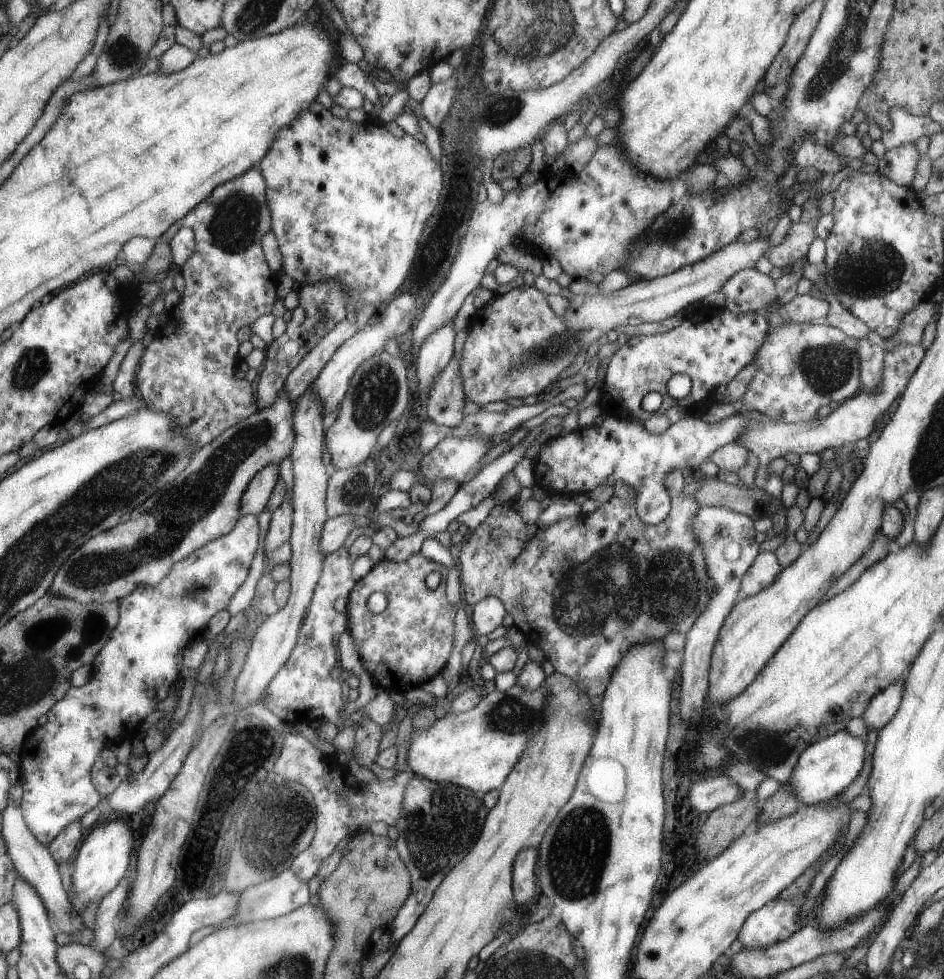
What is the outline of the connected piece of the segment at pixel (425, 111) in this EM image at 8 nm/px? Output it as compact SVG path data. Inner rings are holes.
M453 69L447 80L431 84L420 101L421 115L433 128L439 130L444 125L448 111L451 108L455 84L457 84L457 70Z

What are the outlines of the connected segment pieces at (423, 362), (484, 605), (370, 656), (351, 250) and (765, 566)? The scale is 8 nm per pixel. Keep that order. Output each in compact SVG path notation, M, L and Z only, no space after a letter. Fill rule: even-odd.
M455 316L433 330L429 336L423 338L423 344L417 350L415 360L417 377L417 396L419 401L427 400L427 392L435 380L435 376L443 371L453 355L453 341L455 331L453 321Z
M495 597L482 598L481 601L471 606L469 616L475 635L489 634L501 625L501 620L505 616L503 603Z
M419 551L399 563L391 562L384 558L379 561L373 570L356 582L355 588L350 592L347 602L348 632L353 638L353 644L358 651L364 668L378 688L400 690L405 694L411 687L420 685L427 678L439 674L443 664L447 662L451 654L451 642L453 642L453 616L455 610L445 598L445 579L448 568L445 565L435 563L423 557ZM430 572L440 574L439 584L435 589L425 586L425 576ZM375 592L383 592L389 598L389 606L381 614L373 614L367 606L369 598Z
M315 102L299 114L295 126L279 130L259 168L266 178L272 232L283 254L284 272L302 286L339 278L351 292L348 308L353 311L369 304L389 304L411 268L423 224L437 204L437 194L441 194L440 163L433 160L424 144L408 135L395 138L376 119L358 123L337 118L321 102ZM316 232L325 233L330 241L327 248L313 244Z
M759 552L754 565L743 574L739 590L740 597L749 597L759 593L763 588L771 585L782 572L773 552Z

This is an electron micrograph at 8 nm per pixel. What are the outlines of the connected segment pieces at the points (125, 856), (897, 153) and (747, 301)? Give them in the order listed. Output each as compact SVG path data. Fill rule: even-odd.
M117 816L116 819L107 819L103 820L100 823L97 823L93 828L92 831L86 836L85 840L82 842L82 845L78 849L78 853L76 854L76 859L74 860L74 868L73 872L71 874L71 902L74 908L74 911L76 913L83 912L83 910L95 910L97 908L97 904L99 904L114 888L117 888L117 885L119 882L121 882L121 879L127 874L127 868L131 866L131 856L133 856L133 850L135 850L135 834L133 834L133 830L131 830L131 826L125 822L124 819L118 819L119 817L123 816Z
M903 142L884 152L877 162L877 171L899 186L910 186L914 181L915 166L918 165L919 158L915 142Z
M755 268L739 270L720 290L725 295L724 309L733 314L757 311L780 297L773 280Z

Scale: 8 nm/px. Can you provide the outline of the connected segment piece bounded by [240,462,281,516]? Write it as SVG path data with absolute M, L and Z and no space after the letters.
M275 462L265 466L255 476L254 481L247 488L246 494L243 494L243 506L240 509L243 516L249 516L249 514L259 516L267 508L278 480L281 480L279 464L275 464Z

